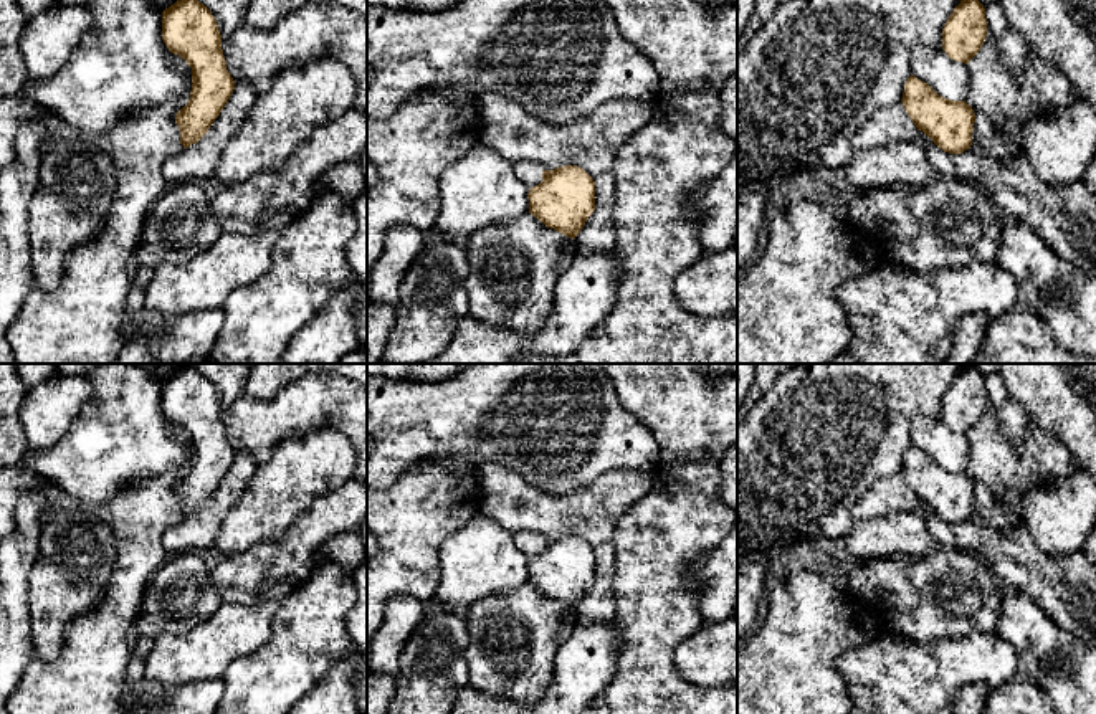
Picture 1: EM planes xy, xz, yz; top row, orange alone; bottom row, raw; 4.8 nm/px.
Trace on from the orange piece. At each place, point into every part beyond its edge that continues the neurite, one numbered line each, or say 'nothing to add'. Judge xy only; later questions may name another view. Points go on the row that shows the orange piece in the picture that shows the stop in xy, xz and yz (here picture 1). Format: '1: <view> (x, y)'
nothing to add

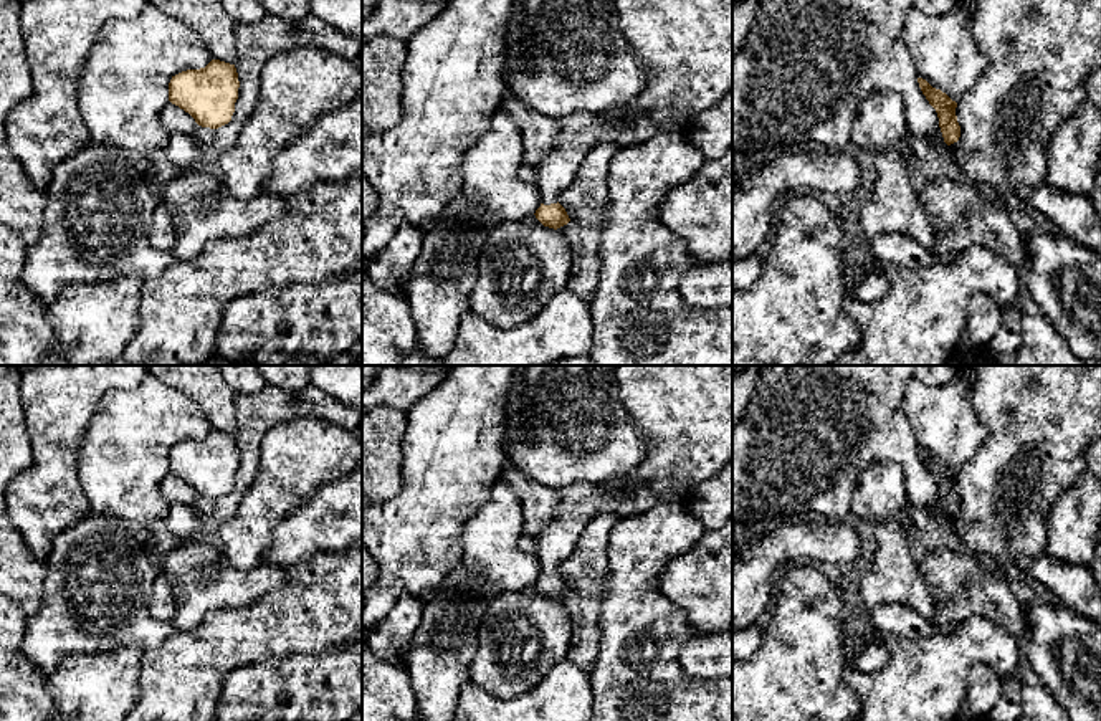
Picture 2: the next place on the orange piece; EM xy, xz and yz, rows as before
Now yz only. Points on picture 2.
1: yz (921, 148)

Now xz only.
1: xz (685, 47)

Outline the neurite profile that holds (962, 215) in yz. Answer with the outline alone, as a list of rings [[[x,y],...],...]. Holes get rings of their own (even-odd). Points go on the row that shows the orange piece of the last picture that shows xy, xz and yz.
[[[949,174],[919,185],[918,198],[937,236],[929,250],[932,255],[951,256],[982,246],[1003,256],[1018,271],[1027,266],[1023,233],[1012,222],[1007,207],[980,187]]]

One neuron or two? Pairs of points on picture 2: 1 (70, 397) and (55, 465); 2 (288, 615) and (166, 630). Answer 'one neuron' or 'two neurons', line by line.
1: one neuron
2: two neurons

